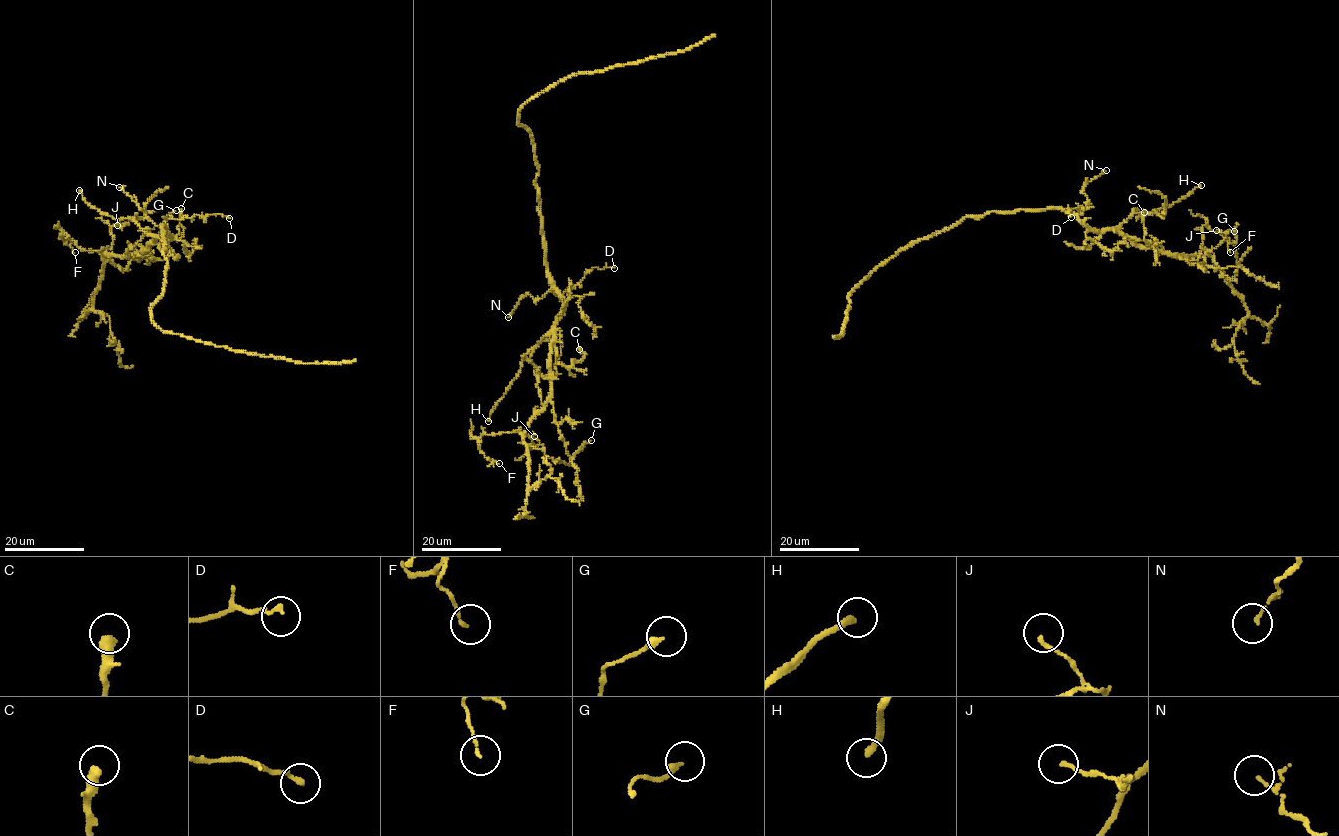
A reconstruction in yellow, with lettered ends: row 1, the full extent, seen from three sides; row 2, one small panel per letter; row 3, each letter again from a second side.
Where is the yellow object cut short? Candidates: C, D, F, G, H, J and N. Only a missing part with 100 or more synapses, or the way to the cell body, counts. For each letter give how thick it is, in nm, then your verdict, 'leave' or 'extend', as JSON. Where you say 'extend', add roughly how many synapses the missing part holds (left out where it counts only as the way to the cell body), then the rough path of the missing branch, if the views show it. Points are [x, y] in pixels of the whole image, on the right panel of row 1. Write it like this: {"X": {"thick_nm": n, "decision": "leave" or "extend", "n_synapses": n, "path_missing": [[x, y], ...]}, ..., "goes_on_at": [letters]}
{"C": {"thick_nm": 280, "decision": "leave"}, "D": {"thick_nm": 160, "decision": "leave"}, "F": {"thick_nm": 100, "decision": "leave"}, "G": {"thick_nm": 240, "decision": "leave"}, "H": {"thick_nm": 240, "decision": "extend", "path_missing": [[1201, 185], [1221, 179], [1249, 187], [1269, 186], [1276, 193], [1287, 196], [1312, 184], [1324, 188], [1324, 191]]}, "J": {"thick_nm": 130, "decision": "leave"}, "N": {"thick_nm": 120, "decision": "leave"}, "goes_on_at": ["H"]}

